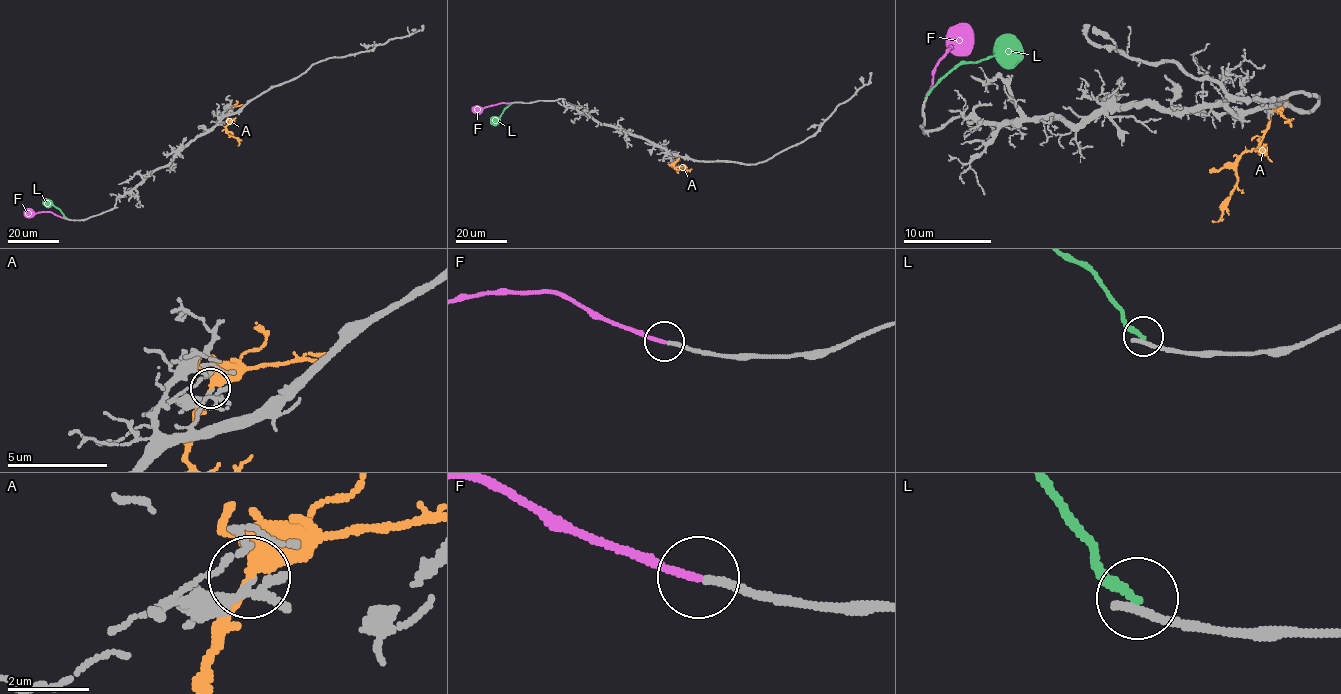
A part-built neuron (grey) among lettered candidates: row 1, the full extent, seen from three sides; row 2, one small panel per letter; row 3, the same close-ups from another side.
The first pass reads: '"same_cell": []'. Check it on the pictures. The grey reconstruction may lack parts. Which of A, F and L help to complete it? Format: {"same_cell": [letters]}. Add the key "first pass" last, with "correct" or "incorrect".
{"same_cell": ["F"], "first pass": "incorrect"}

